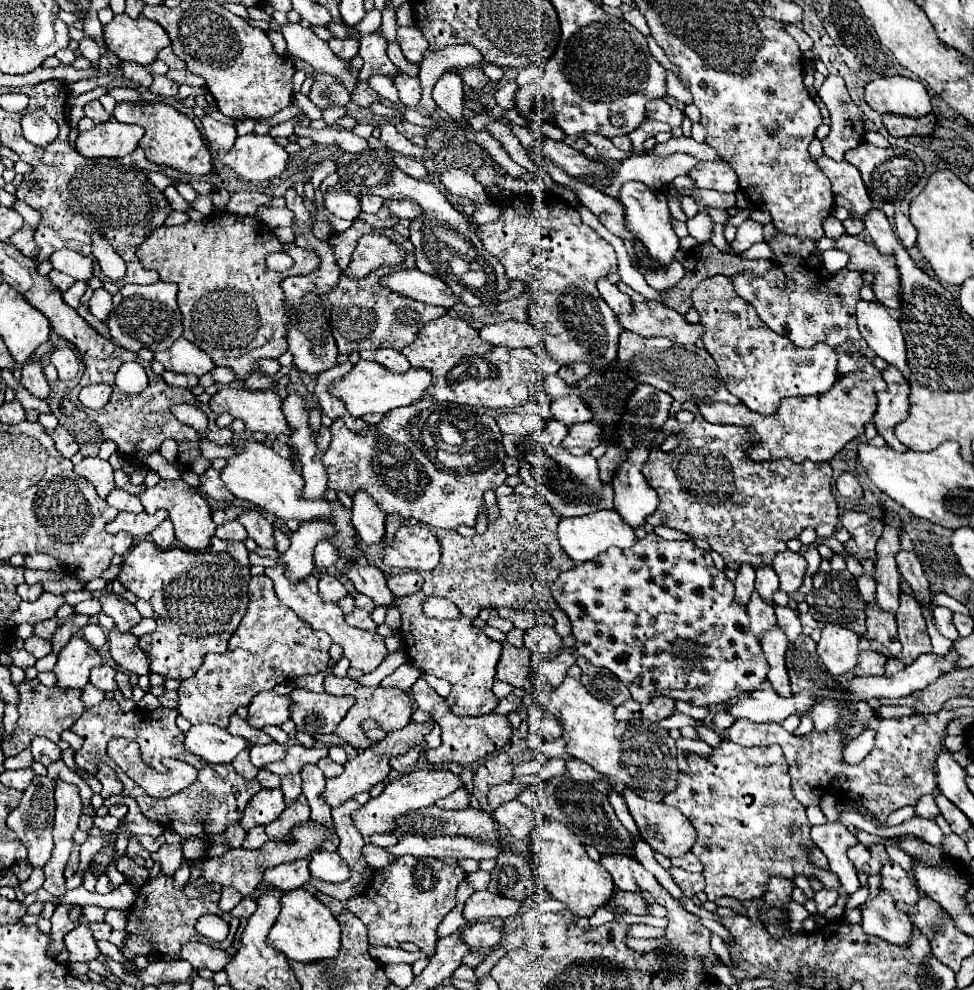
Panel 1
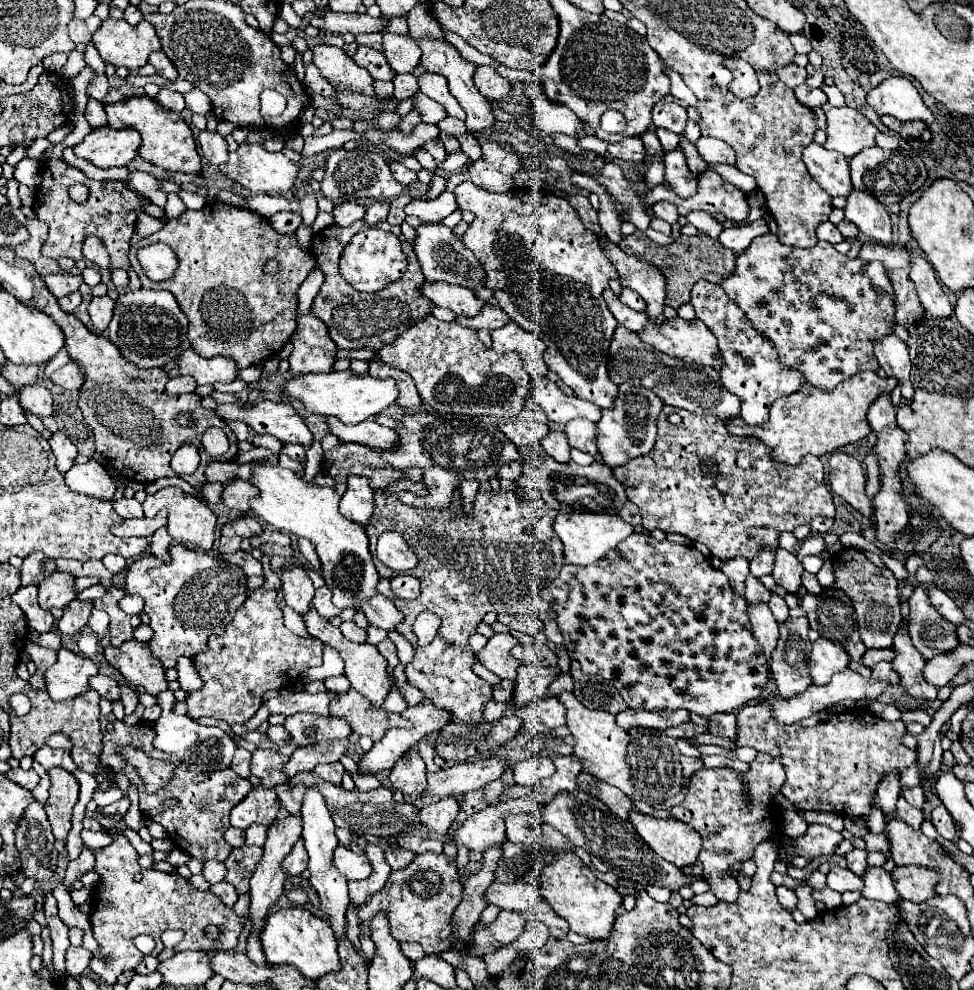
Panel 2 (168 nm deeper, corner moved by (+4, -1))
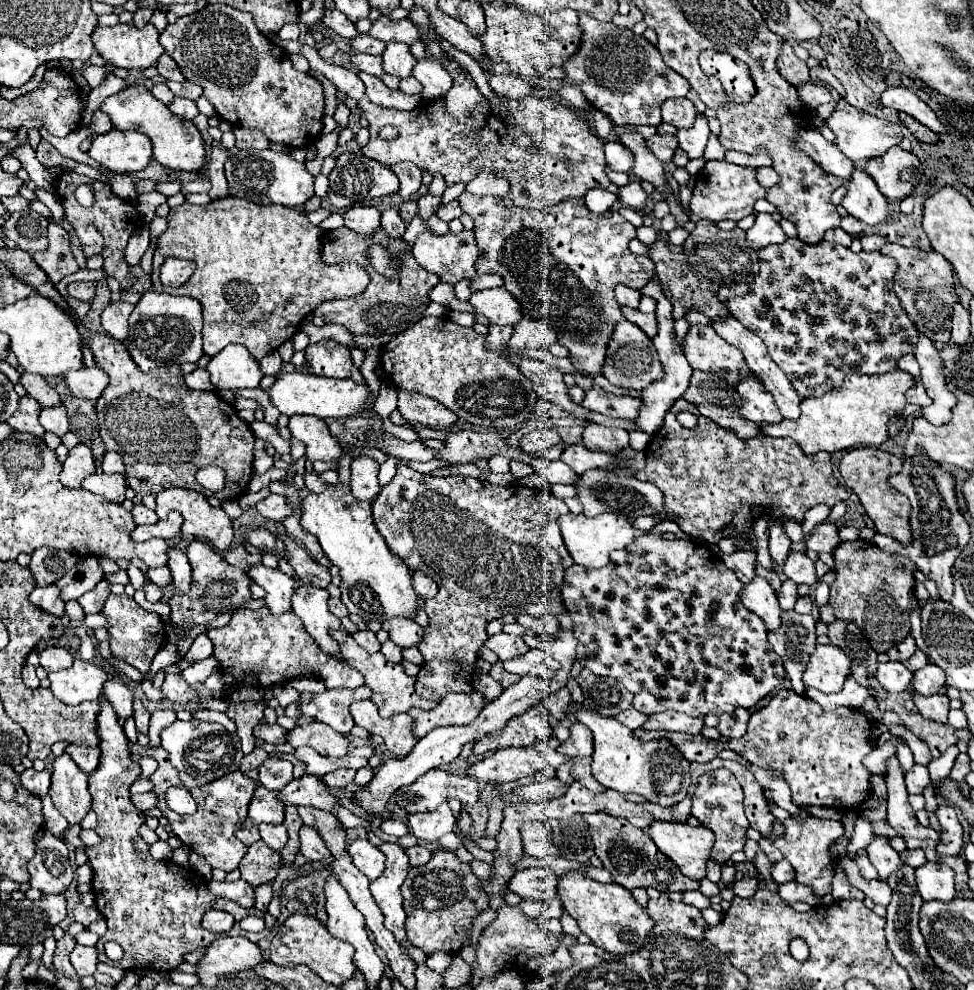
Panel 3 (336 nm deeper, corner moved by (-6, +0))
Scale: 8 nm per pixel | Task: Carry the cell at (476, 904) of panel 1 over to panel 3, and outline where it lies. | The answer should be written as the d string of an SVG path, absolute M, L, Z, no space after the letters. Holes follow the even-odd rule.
M549 868L517 870L509 880L507 890L521 896L523 900L545 902L557 896L557 874Z

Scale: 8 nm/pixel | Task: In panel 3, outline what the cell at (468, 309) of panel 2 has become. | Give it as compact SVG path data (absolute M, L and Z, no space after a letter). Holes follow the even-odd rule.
M505 288L475 292L471 294L469 304L473 306L475 314L485 316L489 322L515 326L515 322L521 320L521 310L517 306L517 300Z

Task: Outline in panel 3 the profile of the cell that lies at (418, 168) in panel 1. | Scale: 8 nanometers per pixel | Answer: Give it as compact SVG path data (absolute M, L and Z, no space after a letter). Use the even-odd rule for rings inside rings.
M399 162L399 164L393 164L391 170L397 174L397 178L401 182L399 194L403 196L403 200L409 200L413 194L417 194L419 186L421 186L421 170L415 164Z

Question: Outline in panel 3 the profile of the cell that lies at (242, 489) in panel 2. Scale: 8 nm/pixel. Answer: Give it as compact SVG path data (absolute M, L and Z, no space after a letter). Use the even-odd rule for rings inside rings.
M273 492L267 498L263 498L261 502L257 502L255 510L261 516L271 518L271 520L285 520L285 516L293 514L293 510L285 502L285 496L279 496L279 494L273 494Z

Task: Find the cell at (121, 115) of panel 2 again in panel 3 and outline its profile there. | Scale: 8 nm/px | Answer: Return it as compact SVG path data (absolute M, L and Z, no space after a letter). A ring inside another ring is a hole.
M127 86L123 92L105 98L101 110L111 116L111 122L117 130L137 130L151 138L153 144L153 158L173 170L187 170L197 172L205 164L205 146L201 132L191 120L173 116L165 104L157 102L157 98L145 86Z

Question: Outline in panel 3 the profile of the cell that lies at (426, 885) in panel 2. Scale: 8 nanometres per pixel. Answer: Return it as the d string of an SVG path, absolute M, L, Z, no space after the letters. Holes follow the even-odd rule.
M443 848L435 850L427 864L411 868L401 886L403 908L407 912L407 940L425 954L433 954L437 950L457 954L463 942L471 938L473 920L489 908L489 898L481 894L481 886L477 886L477 882L479 880L473 876L469 864L461 862L455 852Z

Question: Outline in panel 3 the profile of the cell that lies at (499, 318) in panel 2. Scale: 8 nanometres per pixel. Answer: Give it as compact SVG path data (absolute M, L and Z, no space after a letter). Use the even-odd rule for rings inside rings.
M489 324L489 334L487 334L489 350L497 352L497 350L505 348L505 342L511 338L511 334L513 334L513 326L497 326L497 324Z

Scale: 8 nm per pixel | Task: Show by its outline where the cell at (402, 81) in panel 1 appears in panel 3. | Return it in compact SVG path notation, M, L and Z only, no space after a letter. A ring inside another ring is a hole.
M409 76L409 78L403 78L401 80L399 90L405 92L405 94L421 94L423 92L423 86L421 86L421 82L415 76Z

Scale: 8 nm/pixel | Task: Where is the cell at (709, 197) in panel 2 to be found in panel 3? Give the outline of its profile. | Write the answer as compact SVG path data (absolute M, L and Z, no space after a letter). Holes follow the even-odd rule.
M711 160L705 164L705 168L697 174L697 182L693 188L693 198L689 202L691 212L693 212L693 220L733 220L739 222L741 218L753 214L753 206L759 198L765 198L767 190L757 182L755 178L755 170L745 168L745 174L741 170L737 170L741 166L735 164L727 164L723 160Z

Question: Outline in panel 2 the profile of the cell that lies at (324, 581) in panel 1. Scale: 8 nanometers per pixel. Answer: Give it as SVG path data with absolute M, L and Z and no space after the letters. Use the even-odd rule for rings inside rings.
M321 587L321 589L315 591L313 607L319 611L321 617L327 617L327 619L331 619L331 617L335 617L335 615L341 613L339 609L333 607L333 603L331 603L331 591L327 587Z

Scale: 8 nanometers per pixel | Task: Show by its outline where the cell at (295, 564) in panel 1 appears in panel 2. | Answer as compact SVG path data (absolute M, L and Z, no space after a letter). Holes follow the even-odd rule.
M293 565L291 571L283 571L279 577L283 581L285 603L299 615L305 615L309 611L311 599L315 595L315 587L313 587L311 579L307 577L307 573L301 567Z

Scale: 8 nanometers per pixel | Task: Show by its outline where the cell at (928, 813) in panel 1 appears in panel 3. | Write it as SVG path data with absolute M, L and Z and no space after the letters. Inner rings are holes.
M915 764L907 774L905 774L905 784L909 794L923 794L925 786L929 784L929 772L927 766Z

